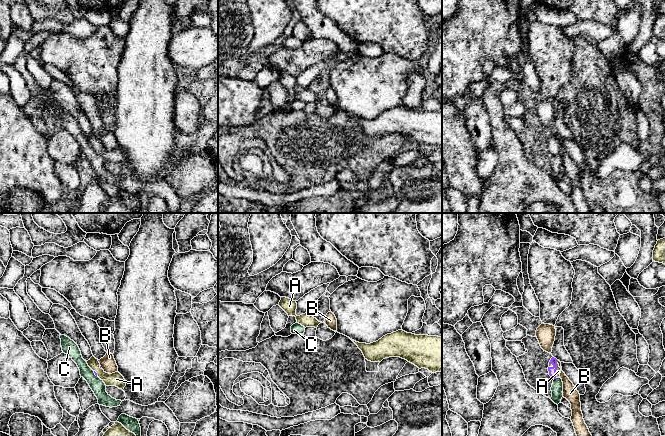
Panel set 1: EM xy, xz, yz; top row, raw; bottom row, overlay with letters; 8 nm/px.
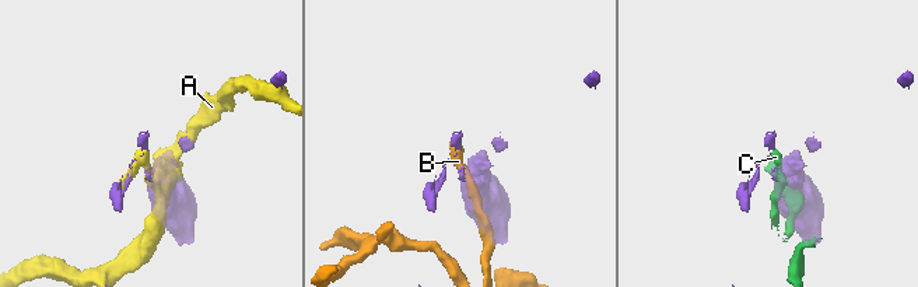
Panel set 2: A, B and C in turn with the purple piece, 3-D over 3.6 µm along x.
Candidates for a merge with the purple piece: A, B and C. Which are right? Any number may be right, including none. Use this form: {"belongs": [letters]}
{"belongs": ["A"]}

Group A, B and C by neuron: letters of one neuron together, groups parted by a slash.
A / B / C

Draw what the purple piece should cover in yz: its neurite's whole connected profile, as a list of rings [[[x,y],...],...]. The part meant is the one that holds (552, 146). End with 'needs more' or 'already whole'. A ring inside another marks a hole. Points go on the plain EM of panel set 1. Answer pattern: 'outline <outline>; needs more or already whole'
outline [[[552,133],[550,138],[549,138],[549,143],[548,143],[549,151],[553,154],[559,154],[560,149],[561,149],[561,144],[559,143],[559,140],[557,139],[557,135]]]; needs more

